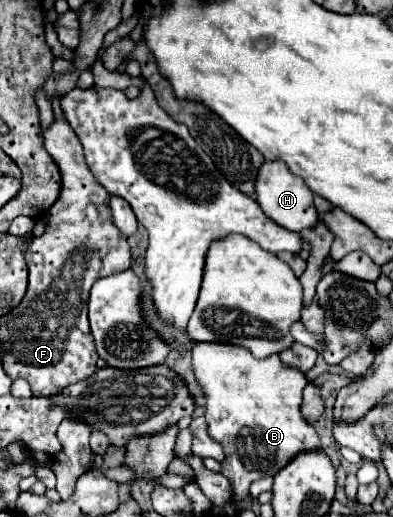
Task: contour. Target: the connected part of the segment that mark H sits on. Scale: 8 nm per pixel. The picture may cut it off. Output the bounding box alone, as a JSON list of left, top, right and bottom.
[255,160,319,232]

